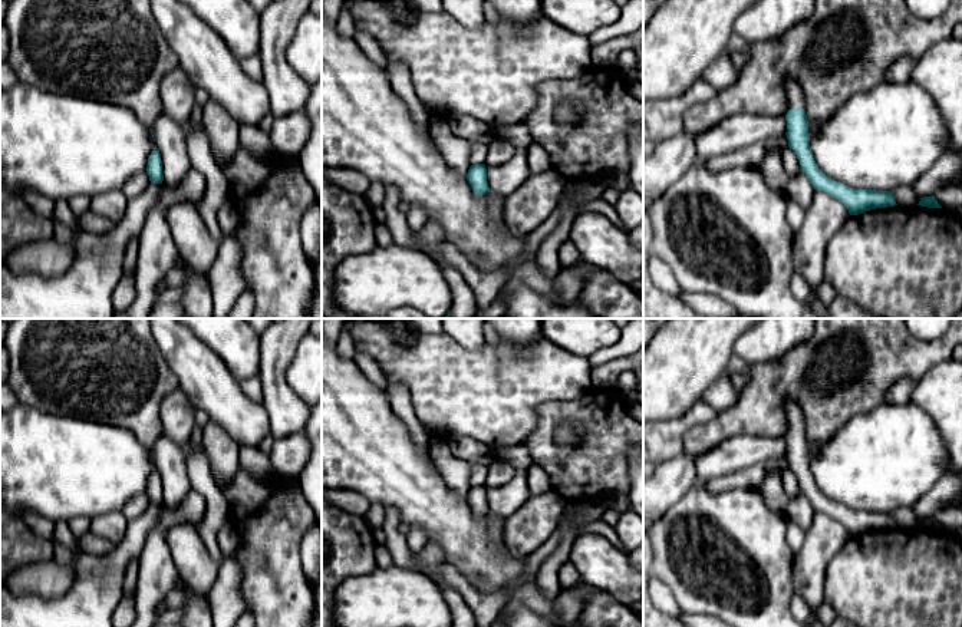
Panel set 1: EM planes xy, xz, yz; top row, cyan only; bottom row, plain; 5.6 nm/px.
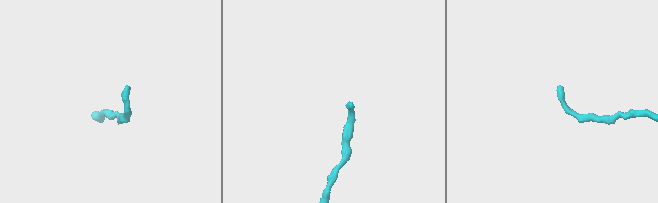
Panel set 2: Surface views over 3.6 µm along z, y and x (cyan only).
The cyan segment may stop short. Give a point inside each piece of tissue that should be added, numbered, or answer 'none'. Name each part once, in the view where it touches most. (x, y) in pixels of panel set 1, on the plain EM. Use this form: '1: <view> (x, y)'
1: yz (794, 416)

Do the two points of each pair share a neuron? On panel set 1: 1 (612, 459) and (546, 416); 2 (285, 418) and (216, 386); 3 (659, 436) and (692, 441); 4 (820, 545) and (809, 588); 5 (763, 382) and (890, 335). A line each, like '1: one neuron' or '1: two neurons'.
1: one neuron
2: two neurons
3: two neurons
4: one neuron
5: one neuron

